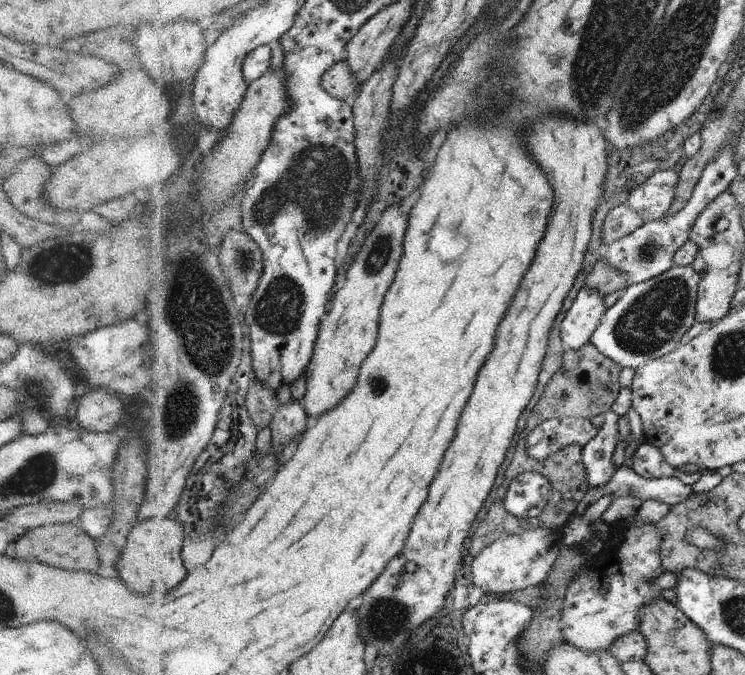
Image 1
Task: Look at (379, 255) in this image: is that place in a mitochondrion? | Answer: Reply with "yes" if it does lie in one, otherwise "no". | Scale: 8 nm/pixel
yes

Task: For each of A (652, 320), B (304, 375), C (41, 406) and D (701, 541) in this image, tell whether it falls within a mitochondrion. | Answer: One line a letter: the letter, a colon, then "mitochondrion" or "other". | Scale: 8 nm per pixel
A: mitochondrion
B: other
C: other
D: other

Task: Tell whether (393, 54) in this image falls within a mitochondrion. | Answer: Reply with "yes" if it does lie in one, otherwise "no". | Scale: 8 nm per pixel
no

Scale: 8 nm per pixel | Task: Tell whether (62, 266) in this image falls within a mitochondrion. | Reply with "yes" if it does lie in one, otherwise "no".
yes

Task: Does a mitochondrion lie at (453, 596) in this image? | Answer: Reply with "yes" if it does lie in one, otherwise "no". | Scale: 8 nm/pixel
no

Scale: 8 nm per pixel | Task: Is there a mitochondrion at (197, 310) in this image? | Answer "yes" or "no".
yes

